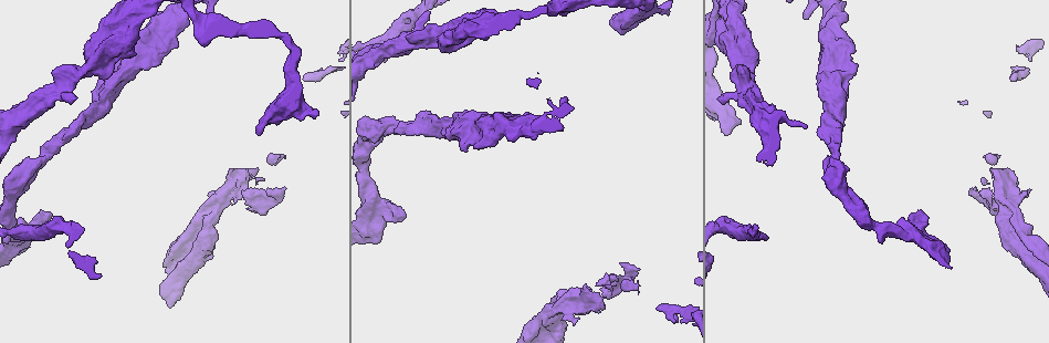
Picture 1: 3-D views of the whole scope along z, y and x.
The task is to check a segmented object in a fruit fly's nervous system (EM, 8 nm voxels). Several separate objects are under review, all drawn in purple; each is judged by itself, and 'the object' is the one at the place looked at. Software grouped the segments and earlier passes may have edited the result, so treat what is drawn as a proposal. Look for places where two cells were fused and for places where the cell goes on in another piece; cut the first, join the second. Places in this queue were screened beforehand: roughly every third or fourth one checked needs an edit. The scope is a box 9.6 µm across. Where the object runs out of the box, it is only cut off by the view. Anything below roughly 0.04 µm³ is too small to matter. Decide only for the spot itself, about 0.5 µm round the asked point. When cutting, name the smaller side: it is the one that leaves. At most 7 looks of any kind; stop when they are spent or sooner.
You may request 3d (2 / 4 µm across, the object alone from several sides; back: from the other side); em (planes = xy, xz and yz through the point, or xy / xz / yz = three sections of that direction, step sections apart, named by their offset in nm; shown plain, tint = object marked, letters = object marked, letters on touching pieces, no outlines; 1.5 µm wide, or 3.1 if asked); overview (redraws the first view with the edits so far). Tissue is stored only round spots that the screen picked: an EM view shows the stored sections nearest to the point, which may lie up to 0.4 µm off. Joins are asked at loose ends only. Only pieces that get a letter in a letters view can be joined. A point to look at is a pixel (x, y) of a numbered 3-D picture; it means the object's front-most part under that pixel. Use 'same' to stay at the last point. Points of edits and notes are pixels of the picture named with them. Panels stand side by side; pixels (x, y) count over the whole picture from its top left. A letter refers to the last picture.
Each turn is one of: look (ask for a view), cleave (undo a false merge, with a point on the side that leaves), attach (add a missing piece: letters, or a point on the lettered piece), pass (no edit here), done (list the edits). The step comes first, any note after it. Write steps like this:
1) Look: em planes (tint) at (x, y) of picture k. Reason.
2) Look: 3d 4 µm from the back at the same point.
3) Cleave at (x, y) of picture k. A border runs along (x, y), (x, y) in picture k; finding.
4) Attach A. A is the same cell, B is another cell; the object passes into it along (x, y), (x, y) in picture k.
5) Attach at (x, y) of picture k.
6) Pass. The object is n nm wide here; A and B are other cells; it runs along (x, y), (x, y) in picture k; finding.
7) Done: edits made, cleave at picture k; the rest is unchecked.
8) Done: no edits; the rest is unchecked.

Look: em planes (letters) at (382, 128) of picture 1. Sudden change in width.

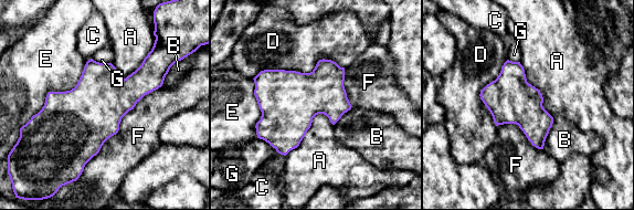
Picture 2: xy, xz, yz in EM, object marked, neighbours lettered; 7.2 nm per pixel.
Pass. The object is 360 nm wide here; A, B, C, D, E, F and G are other cells; continuous, no second cell.

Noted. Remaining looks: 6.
Look: em planes (letters) at (404, 217) of picture 1. Free end.

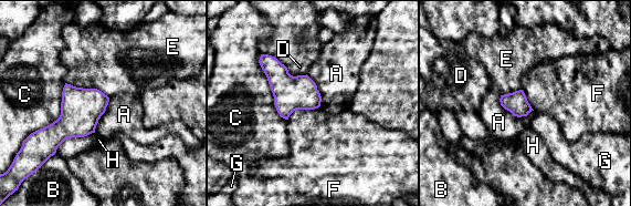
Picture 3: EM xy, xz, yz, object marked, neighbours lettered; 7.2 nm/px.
Pass. The longest contact is with C, 500 nm; A, B, C, D, E, F, G and H are other cells; a border runs along (500, 95), (514, 115), (533, 111) in picture 3; none of them fits.

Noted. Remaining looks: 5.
Look: 3d 2 µm at (260, 133) of picture 1. An open end.

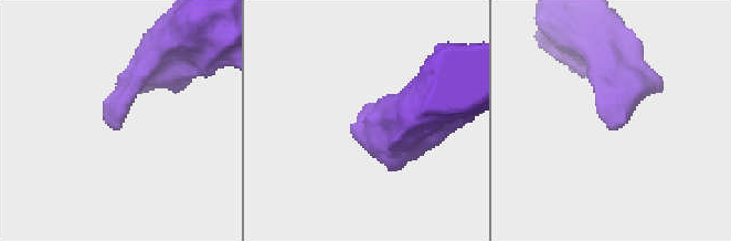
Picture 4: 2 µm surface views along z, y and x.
Look: em yz step 4 (tint) at (362, 114) of picture 4. Shape alone is not enough.

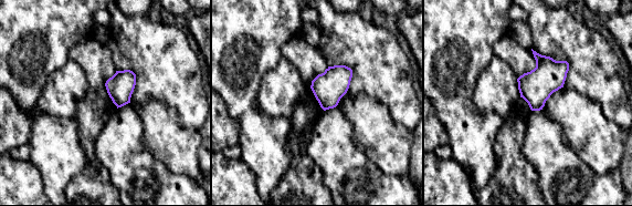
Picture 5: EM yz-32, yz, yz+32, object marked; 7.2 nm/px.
Look: em planes (letters) at the same point.

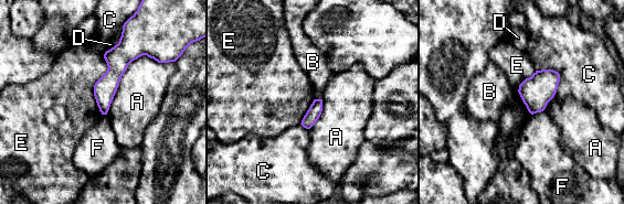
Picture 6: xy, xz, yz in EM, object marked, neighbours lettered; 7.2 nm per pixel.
Pass. The longest contact is with A, 600 nm; A, B, C, D, E and F are other cells; none of them fits.

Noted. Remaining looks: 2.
Done: no edits; the rest is unchecked.

